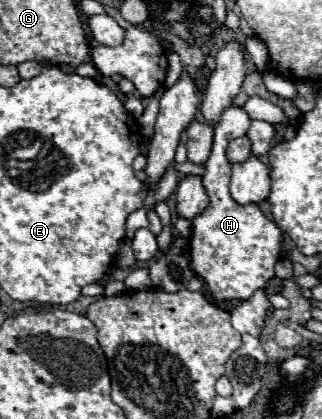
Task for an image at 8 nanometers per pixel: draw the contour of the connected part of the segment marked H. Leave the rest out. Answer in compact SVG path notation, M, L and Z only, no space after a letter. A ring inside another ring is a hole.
M232 104L222 112L222 120L214 128L214 148L206 162L206 174L202 176L210 204L192 220L190 264L218 302L248 300L274 276L274 264L280 258L282 230L268 220L256 204L240 206L228 192L230 162L226 158L226 146L230 140L244 136L250 122L250 116L246 116L246 110L240 106Z

